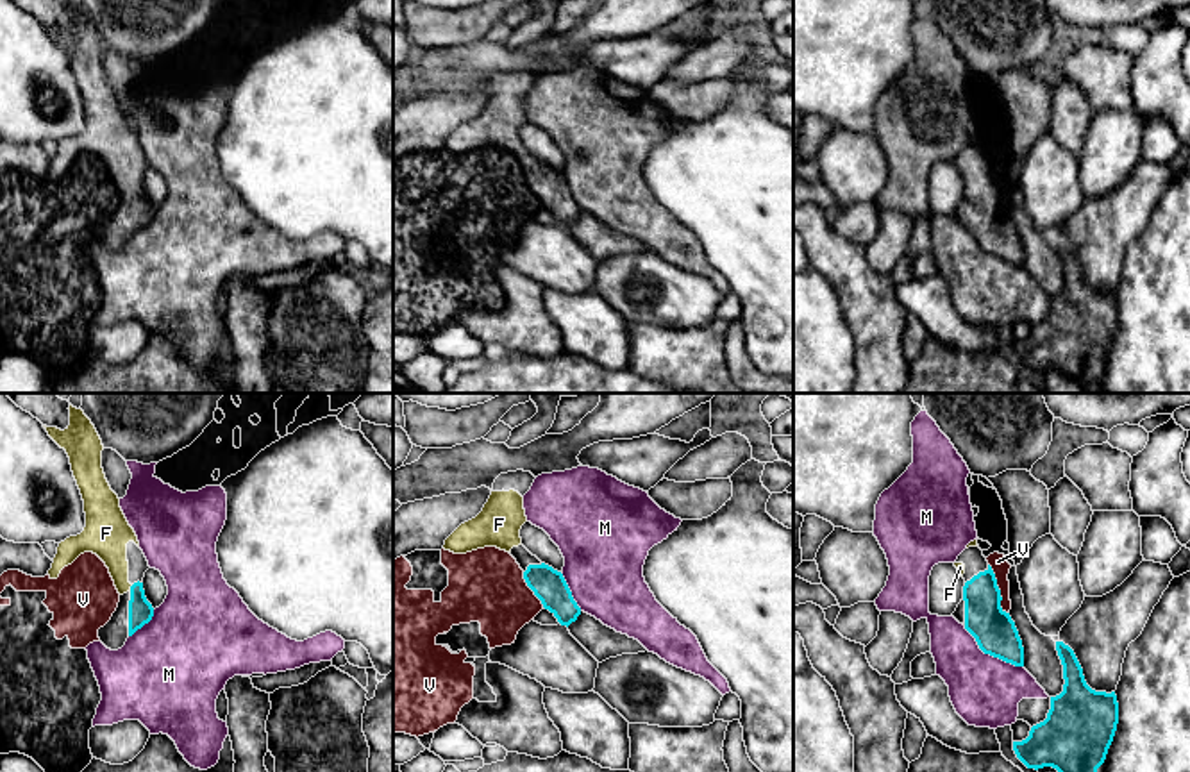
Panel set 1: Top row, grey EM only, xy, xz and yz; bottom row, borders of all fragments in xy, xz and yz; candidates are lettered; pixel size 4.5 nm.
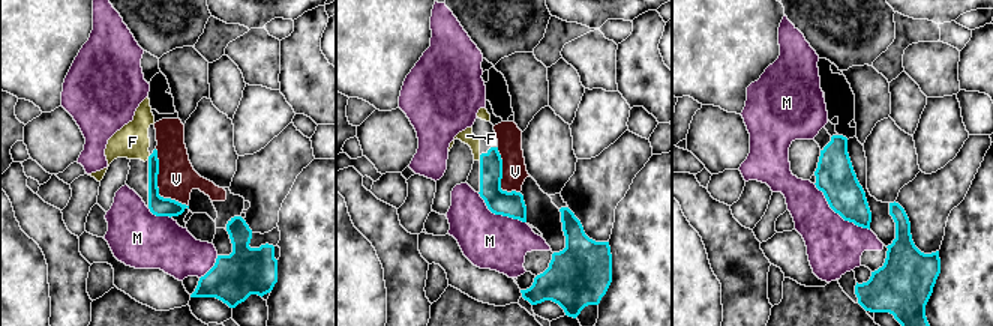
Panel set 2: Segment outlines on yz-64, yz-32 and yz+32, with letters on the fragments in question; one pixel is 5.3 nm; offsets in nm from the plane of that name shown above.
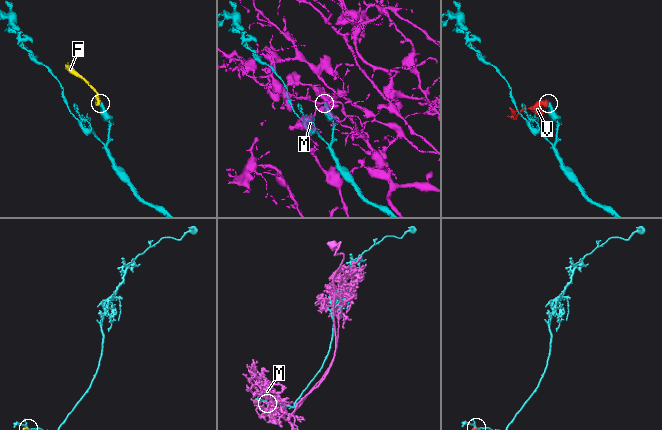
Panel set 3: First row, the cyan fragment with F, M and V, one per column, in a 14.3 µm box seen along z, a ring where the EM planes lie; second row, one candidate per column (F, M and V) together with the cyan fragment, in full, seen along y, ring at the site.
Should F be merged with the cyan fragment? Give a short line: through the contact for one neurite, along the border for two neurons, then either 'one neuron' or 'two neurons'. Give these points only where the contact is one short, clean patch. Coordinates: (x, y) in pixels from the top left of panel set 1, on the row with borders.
xy (140, 610), (138, 595), (131, 588), (120, 578), (108, 538) | one neuron

